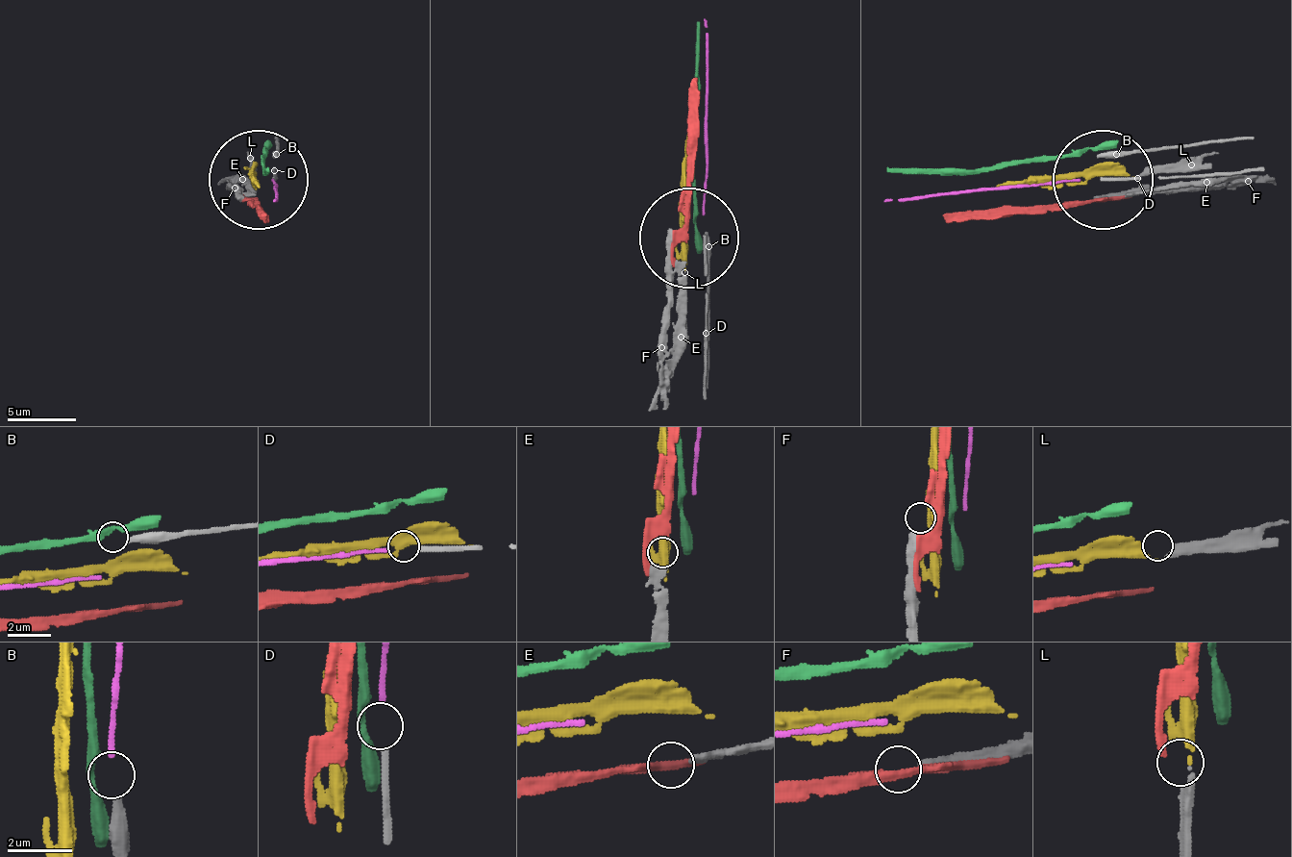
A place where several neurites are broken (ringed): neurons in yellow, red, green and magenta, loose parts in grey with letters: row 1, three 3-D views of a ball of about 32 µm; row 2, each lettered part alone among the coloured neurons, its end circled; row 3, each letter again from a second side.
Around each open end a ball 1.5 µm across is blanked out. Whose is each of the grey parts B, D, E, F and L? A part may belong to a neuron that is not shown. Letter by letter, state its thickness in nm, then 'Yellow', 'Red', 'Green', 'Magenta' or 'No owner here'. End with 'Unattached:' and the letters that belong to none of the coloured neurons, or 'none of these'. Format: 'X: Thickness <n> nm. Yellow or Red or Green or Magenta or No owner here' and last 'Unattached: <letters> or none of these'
B: Thickness 360 nm. No owner here
D: Thickness 240 nm. Magenta
E: Thickness 340 nm. Red
F: Thickness 360 nm. No owner here
L: Thickness 320 nm. Yellow
Unattached: B, F

